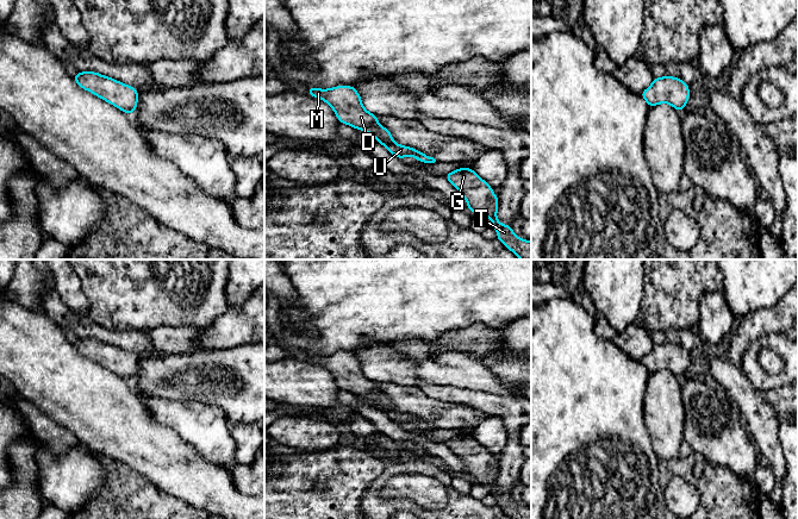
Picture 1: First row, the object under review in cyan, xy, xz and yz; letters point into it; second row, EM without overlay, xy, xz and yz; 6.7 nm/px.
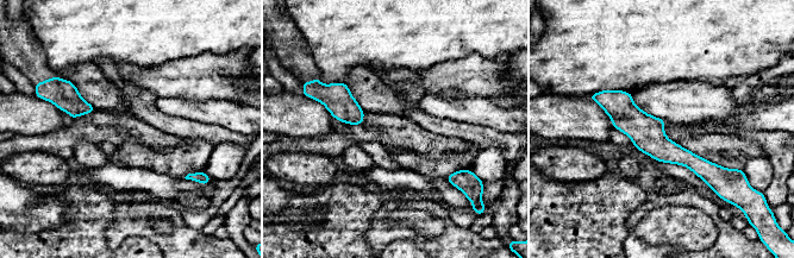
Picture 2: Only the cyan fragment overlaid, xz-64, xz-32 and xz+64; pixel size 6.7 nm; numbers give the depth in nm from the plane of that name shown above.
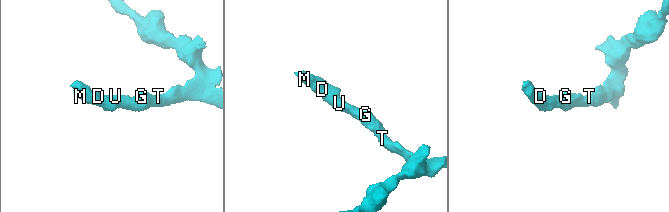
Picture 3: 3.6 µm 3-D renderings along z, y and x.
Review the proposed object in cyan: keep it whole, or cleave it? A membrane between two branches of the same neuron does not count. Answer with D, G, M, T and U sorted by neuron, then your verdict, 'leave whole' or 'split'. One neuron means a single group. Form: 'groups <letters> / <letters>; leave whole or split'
groups D G M T U; leave whole

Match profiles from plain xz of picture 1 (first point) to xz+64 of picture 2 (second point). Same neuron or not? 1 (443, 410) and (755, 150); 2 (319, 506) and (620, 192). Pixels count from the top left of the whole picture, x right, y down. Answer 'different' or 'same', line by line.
1: same
2: same

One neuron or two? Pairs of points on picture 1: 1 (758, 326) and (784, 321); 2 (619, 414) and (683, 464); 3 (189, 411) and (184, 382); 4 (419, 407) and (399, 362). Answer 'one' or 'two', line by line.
1: one
2: two
3: two
4: two

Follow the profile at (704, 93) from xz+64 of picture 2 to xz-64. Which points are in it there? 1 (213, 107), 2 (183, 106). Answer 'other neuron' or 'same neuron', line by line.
1: same neuron
2: same neuron

